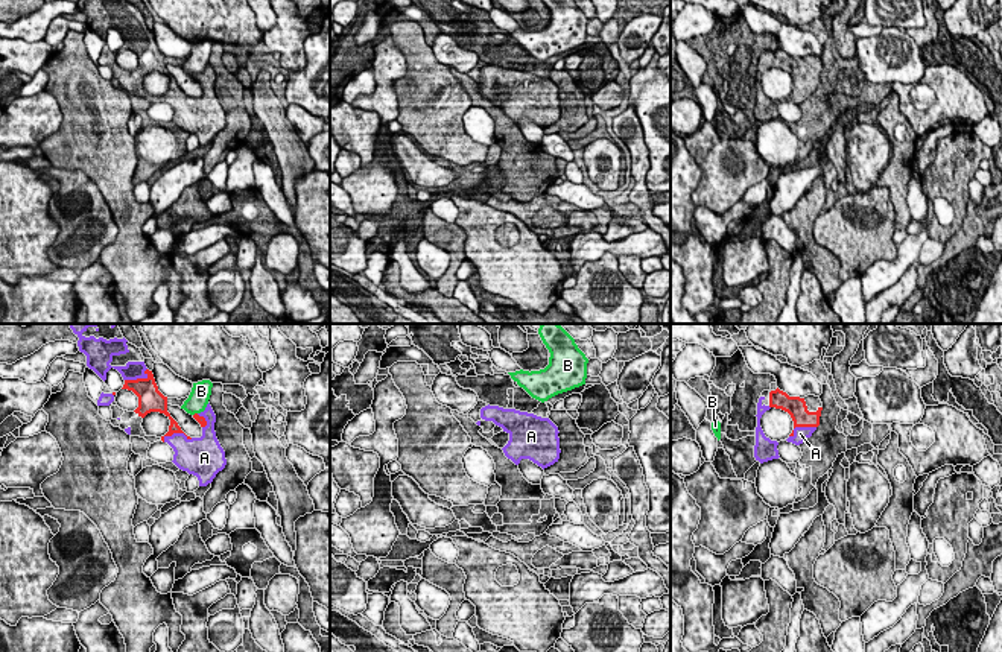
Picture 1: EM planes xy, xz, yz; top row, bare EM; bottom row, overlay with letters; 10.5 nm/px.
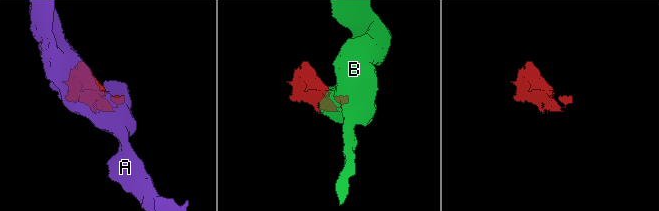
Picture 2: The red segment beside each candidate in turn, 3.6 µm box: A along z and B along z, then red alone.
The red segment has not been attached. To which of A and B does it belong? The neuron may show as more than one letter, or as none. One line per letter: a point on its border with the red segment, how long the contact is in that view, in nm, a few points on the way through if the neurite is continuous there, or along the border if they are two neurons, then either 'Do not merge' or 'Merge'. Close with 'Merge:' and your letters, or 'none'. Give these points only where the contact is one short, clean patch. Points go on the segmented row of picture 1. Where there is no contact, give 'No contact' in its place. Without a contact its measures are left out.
A: Touches red at xy (177, 432). Shared border 320 nm. Merge
B: Touches red at xy (195, 414). Shared border 60 nm. Boundary: xy (196, 412), (193, 415). Do not merge
Merge: A

